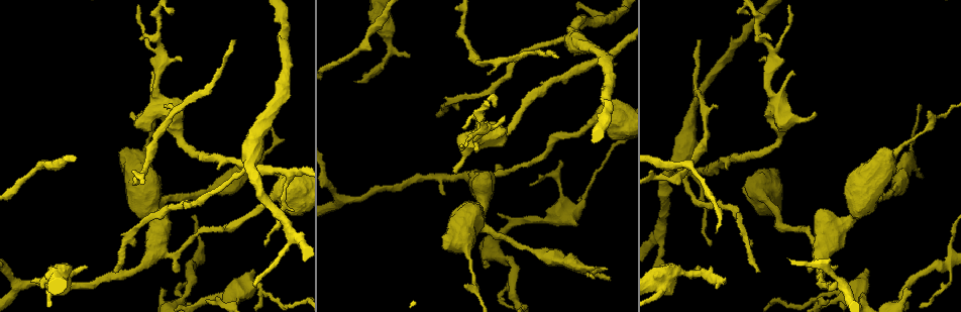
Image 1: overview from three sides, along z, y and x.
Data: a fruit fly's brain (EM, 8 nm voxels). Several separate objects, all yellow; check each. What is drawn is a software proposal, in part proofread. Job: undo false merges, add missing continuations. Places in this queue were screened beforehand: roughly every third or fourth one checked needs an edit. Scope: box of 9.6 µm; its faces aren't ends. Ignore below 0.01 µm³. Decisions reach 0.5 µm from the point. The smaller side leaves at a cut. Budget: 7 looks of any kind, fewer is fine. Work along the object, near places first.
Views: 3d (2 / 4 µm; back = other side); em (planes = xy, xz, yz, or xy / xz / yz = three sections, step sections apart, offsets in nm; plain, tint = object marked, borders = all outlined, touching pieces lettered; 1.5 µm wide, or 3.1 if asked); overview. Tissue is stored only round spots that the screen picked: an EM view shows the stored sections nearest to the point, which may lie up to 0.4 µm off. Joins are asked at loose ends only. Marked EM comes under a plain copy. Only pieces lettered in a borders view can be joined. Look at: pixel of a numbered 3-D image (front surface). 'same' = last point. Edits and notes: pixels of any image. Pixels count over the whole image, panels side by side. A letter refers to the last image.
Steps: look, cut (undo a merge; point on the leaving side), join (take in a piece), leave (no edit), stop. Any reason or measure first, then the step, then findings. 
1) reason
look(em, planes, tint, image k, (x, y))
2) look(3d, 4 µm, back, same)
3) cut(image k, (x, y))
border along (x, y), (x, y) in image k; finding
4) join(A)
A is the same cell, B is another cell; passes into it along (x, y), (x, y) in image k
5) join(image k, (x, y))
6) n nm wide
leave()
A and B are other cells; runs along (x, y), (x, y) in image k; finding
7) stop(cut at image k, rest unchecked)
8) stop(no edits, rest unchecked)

branch stops here
look(em, planes, borders, image 1, (486, 269))

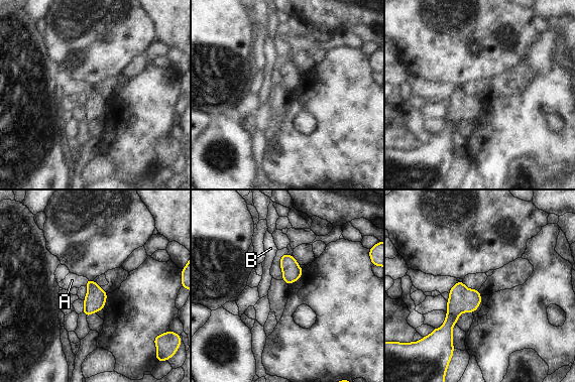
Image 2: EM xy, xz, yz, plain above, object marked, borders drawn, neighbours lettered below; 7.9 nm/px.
A touches over 50 nm
join(A)
A is the same cell, B is another cell; passes into it along (95, 299), (86, 282), (72, 280) in image 2; the neuron continues

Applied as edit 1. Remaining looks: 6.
branch stops here
look(3d, 4 µm, image 1, (760, 272))

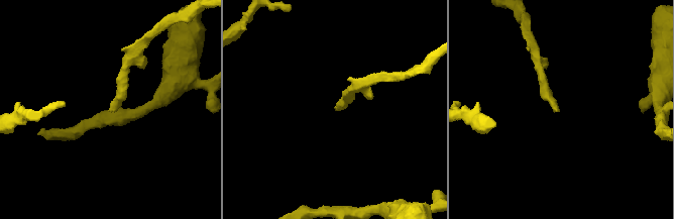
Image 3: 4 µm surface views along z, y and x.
now the EM
look(em, xz, step 4, tint, image 3, (558, 109))

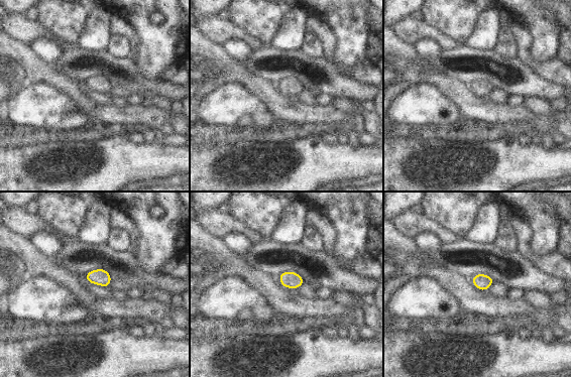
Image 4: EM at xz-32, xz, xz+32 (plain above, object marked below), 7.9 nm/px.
look(em, planes, borders, same)

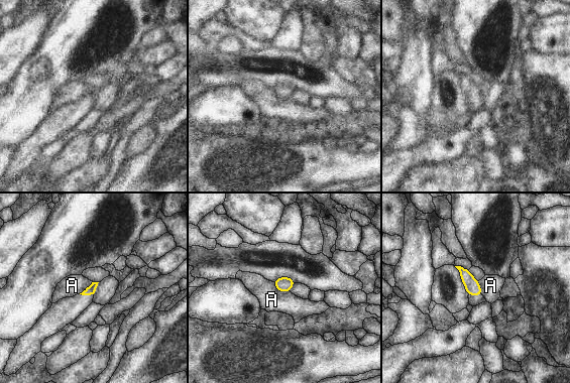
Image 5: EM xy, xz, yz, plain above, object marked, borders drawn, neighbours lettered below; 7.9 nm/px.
leave()
A is another cell; border along (272, 282), (279, 290), (289, 291) in image 5; no lettered piece goes on from it

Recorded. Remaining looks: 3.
an open end
look(3d, 2 µm, back, image 1, (576, 226))

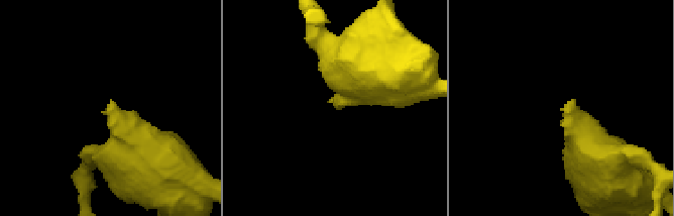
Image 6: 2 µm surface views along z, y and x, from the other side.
look(em, planes, borders, image 6, (109, 104))

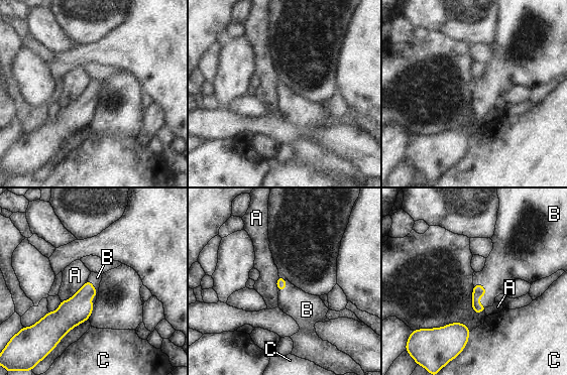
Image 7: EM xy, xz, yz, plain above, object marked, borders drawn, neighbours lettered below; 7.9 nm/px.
join(B)
B is the same cell, A and C are other cells; passes into it along (478, 291), (483, 295), (500, 269) in image 7; the neuron continues

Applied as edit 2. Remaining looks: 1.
stop(join at image 2, join at image 7, rest unchecked)

